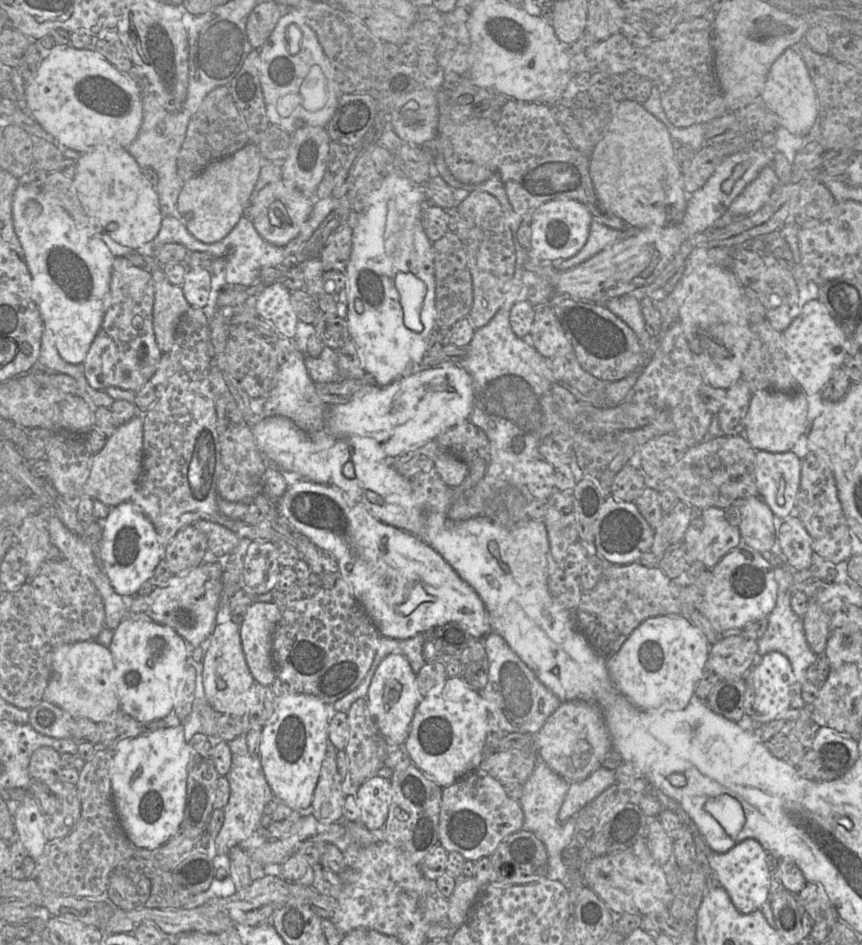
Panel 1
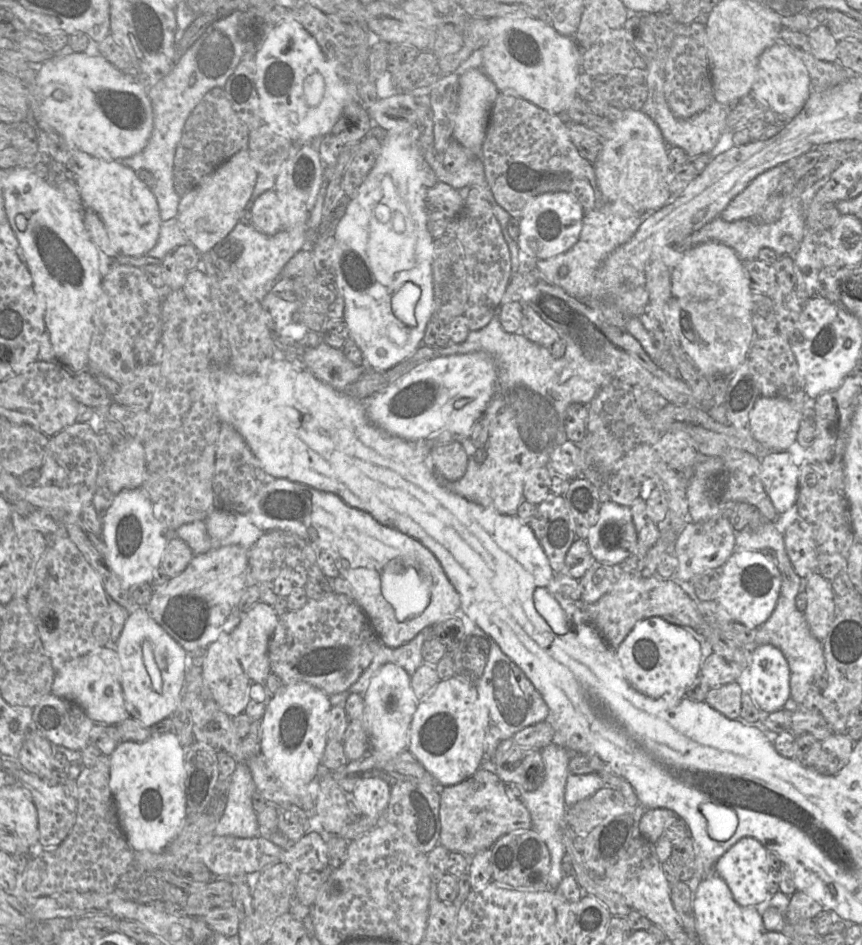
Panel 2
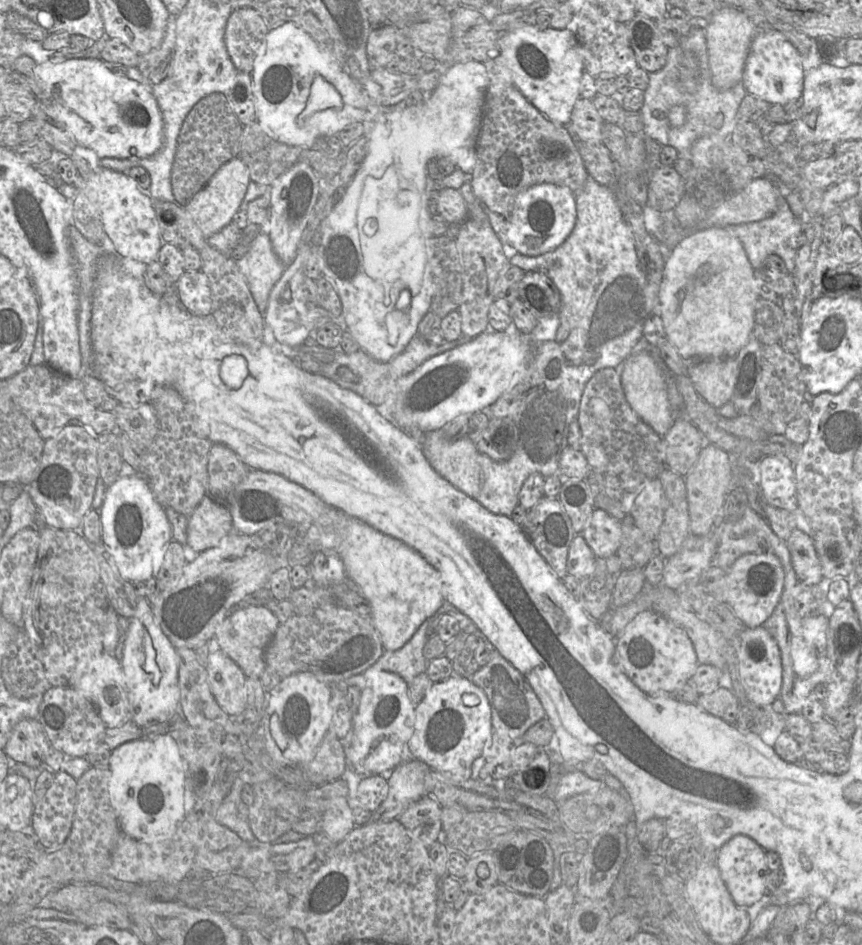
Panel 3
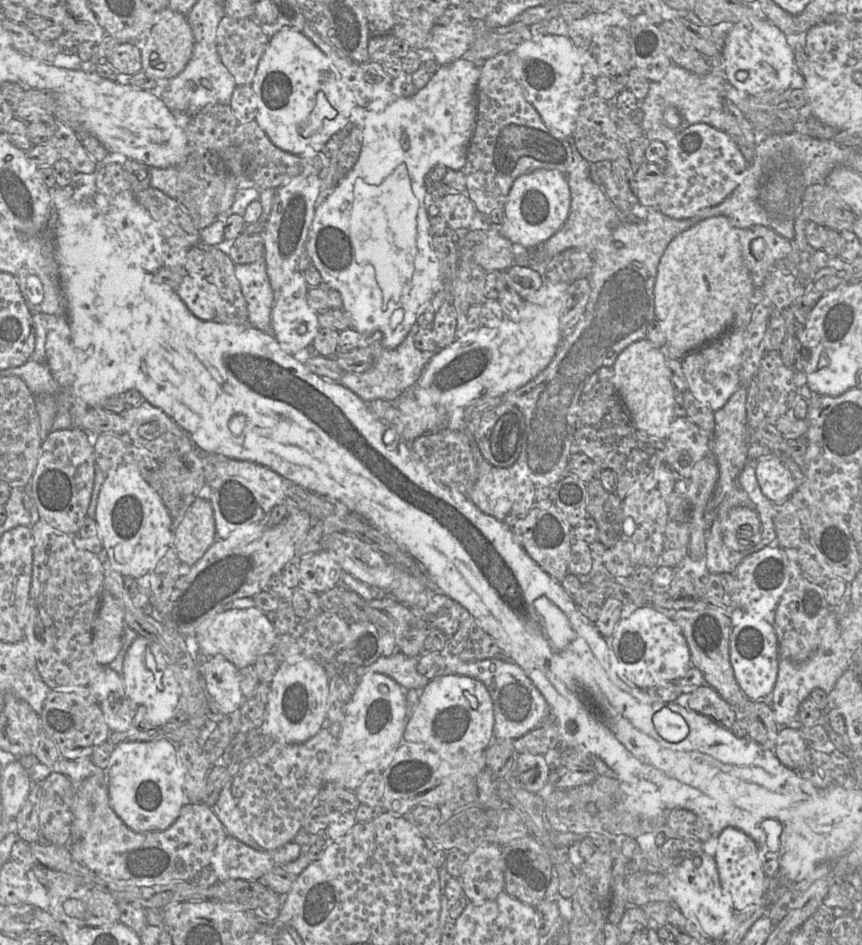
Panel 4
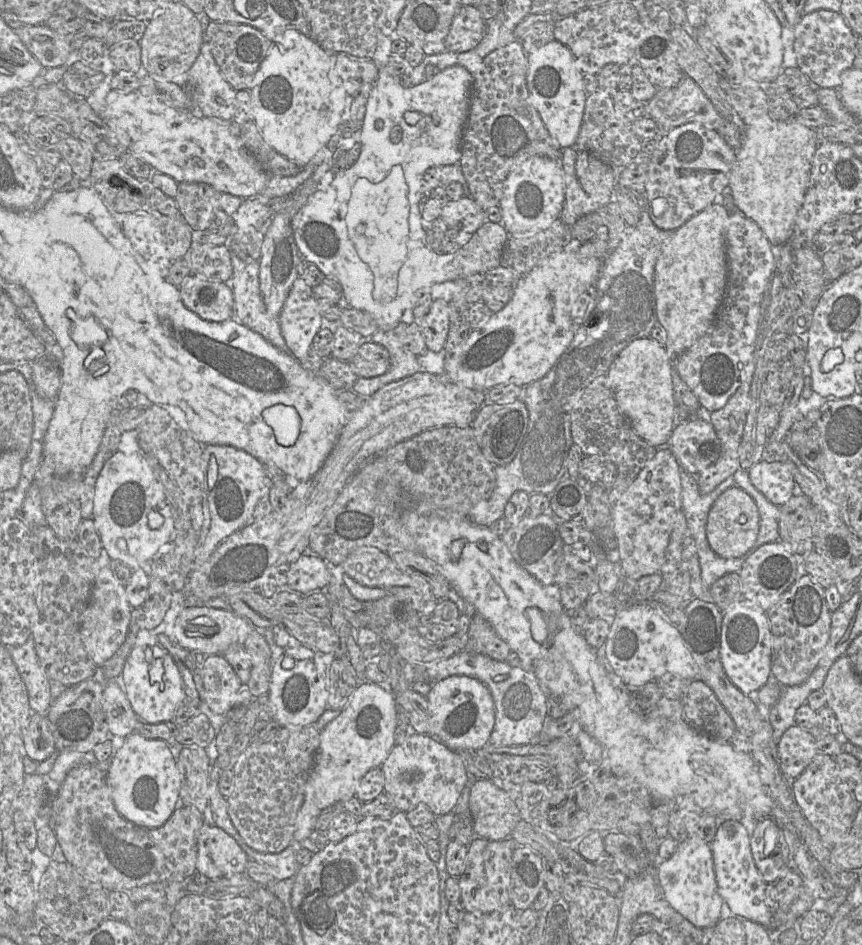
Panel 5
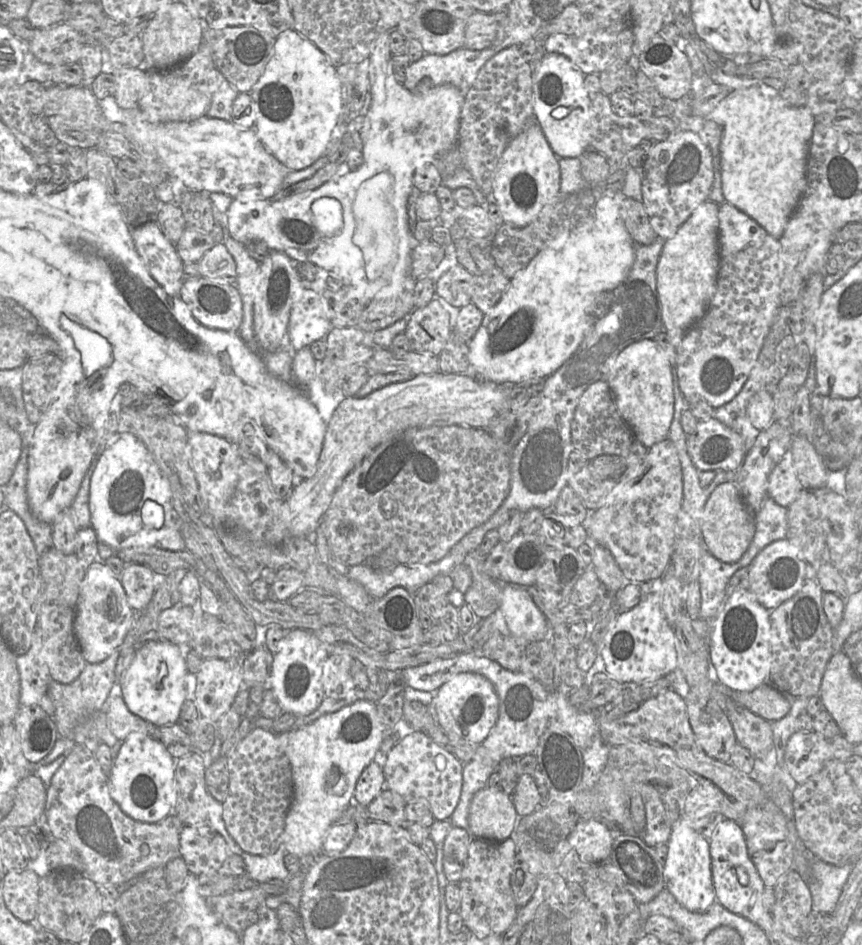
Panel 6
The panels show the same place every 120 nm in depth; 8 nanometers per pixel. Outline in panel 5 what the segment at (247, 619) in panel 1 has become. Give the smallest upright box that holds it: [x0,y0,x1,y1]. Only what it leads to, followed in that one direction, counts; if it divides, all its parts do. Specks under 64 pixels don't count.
[173,605,253,655]

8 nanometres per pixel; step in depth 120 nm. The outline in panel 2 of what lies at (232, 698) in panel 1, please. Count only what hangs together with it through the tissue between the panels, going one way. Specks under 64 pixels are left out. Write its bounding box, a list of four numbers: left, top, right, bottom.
[202,631,250,716]

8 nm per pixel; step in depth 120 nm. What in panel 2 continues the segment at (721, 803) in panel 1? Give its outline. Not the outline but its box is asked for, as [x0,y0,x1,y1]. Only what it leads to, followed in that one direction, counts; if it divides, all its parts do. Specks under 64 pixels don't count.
[700,803,739,841]

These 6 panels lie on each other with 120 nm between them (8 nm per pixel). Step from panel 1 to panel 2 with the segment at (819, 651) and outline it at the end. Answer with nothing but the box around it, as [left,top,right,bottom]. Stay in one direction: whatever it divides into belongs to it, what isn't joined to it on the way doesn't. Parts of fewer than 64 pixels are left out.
[804,571,837,642]

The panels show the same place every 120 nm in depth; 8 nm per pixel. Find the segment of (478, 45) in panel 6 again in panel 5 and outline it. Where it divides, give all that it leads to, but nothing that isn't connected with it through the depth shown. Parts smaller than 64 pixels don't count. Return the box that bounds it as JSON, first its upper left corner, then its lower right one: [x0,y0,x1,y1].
[445,5,487,52]

